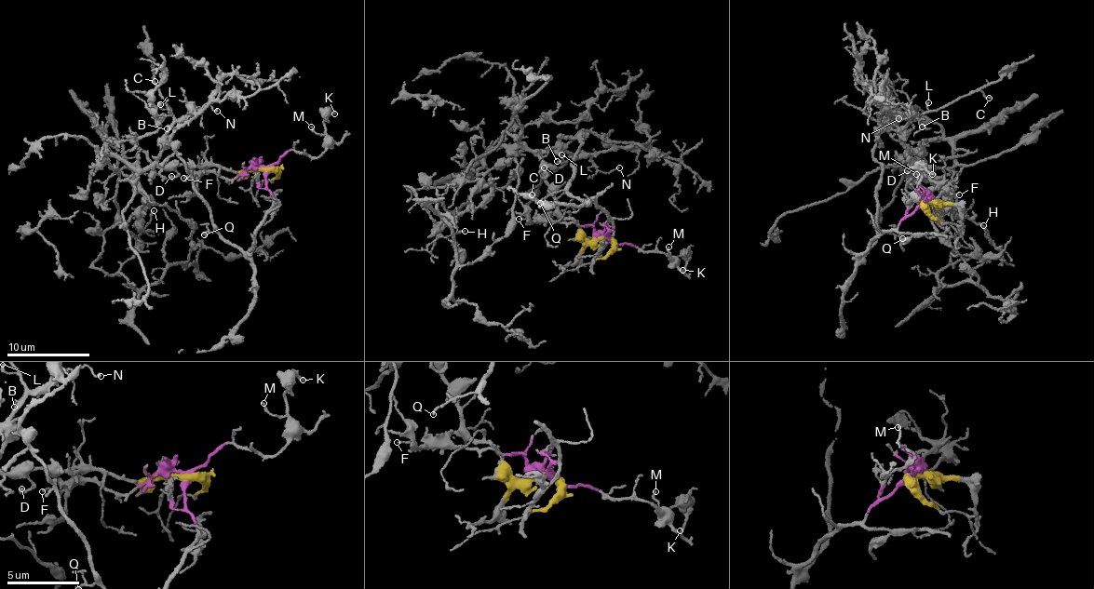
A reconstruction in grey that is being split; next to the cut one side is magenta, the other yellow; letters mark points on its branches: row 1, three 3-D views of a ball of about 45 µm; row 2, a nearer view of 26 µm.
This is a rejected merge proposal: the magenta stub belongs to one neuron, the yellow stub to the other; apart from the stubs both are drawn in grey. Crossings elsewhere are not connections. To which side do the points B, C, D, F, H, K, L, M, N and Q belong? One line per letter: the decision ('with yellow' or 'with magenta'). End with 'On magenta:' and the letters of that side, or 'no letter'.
B: with yellow
C: with yellow
D: with yellow
F: with magenta
H: with yellow
K: with magenta
L: with yellow
M: with magenta
N: with yellow
Q: with magenta
On magenta: F, K, M, Q

